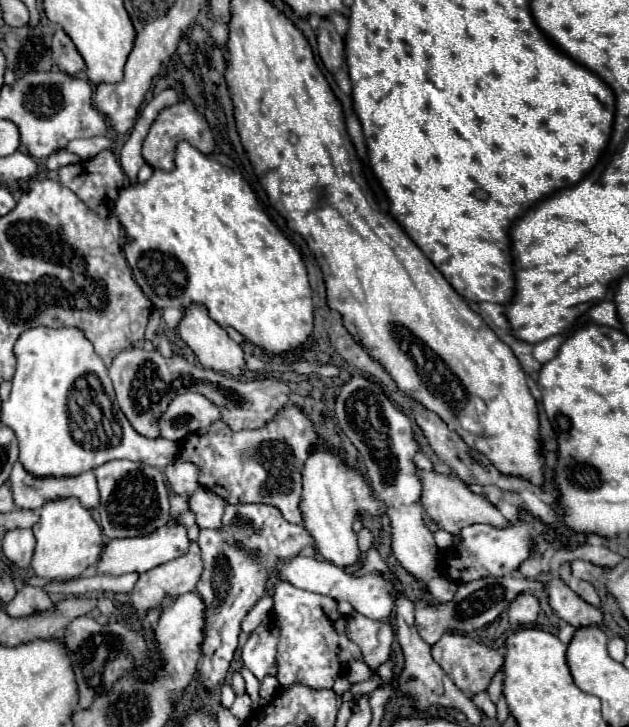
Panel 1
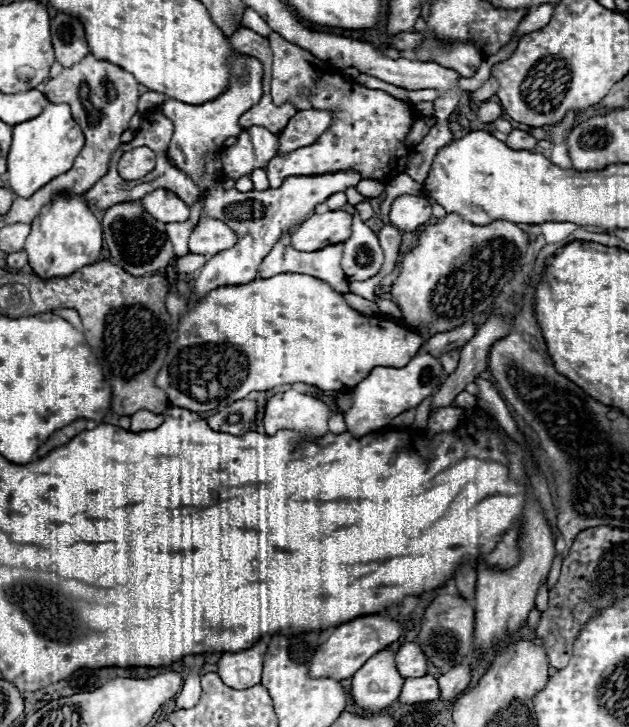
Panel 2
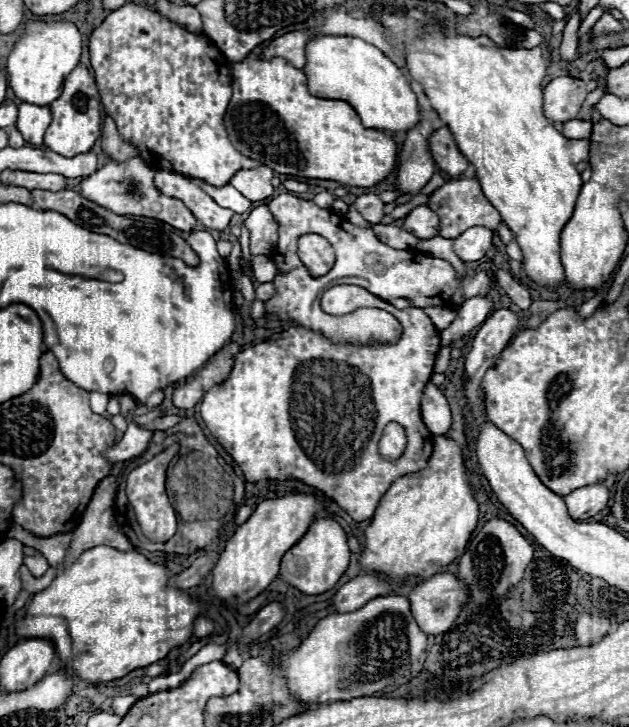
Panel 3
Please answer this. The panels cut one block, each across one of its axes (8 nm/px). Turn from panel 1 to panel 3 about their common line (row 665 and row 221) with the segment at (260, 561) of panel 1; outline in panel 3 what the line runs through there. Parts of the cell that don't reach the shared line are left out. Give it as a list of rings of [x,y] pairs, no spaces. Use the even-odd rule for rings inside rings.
[[[158,170],[154,174],[154,186],[164,194],[172,196],[176,200],[182,200],[186,208],[206,226],[212,230],[226,230],[230,224],[230,218],[234,216],[232,210],[218,206],[200,186],[184,178],[182,174],[168,172],[168,170]]]

